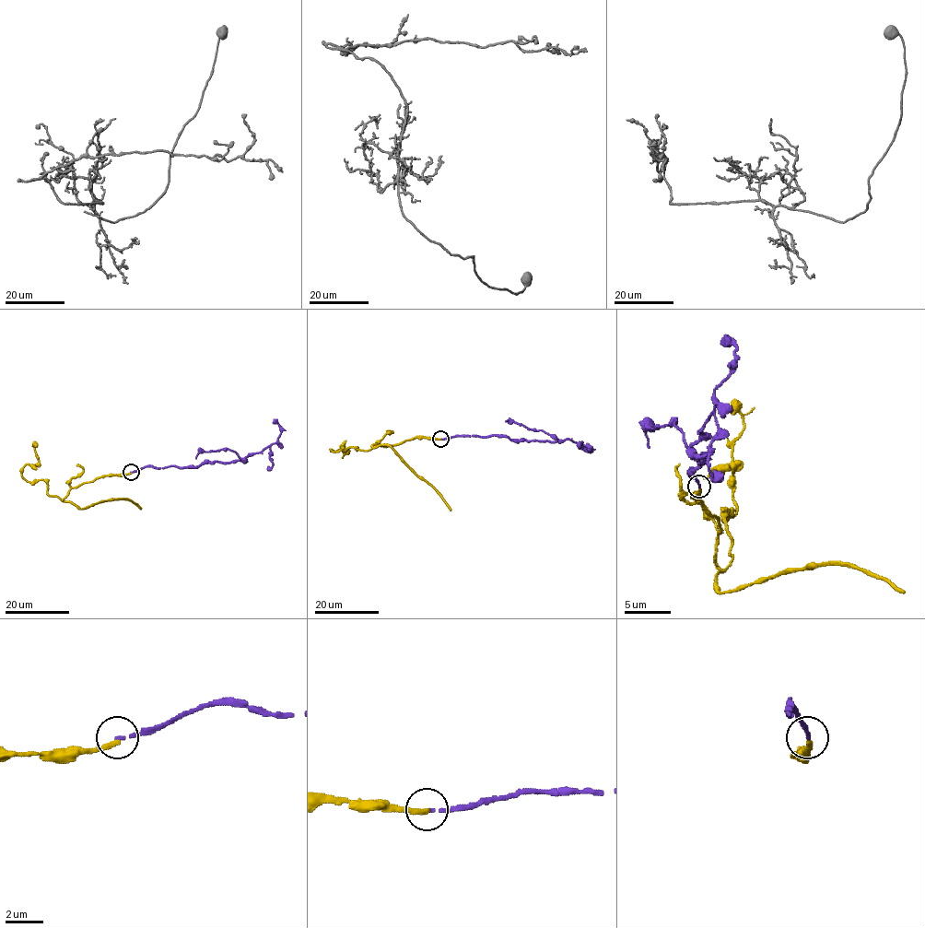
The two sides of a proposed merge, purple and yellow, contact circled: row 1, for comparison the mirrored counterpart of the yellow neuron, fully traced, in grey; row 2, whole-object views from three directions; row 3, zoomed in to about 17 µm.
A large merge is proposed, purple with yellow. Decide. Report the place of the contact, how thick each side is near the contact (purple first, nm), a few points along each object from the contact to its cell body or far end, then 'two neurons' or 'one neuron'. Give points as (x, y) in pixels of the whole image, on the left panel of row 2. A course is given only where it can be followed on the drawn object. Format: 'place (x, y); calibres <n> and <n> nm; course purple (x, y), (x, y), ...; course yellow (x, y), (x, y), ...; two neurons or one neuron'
place (131, 472); calibres 160 and 280 nm; course purple (131, 472), (147, 466), (246, 461), (277, 441), (281, 432), (273, 422); course yellow (131, 473), (105, 475), (81, 484), (73, 487), (63, 500), (79, 509), (127, 499), (141, 509); two neurons

